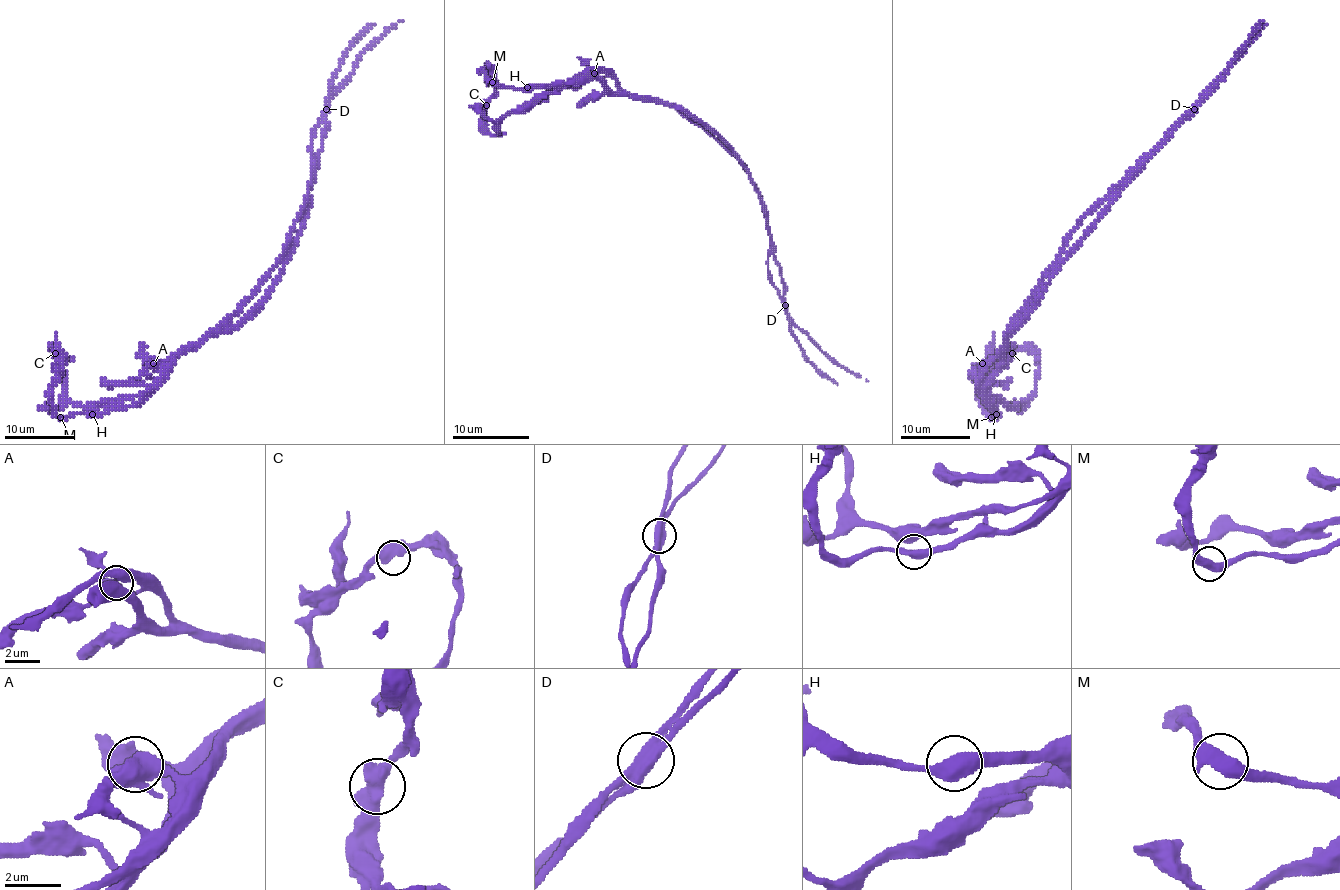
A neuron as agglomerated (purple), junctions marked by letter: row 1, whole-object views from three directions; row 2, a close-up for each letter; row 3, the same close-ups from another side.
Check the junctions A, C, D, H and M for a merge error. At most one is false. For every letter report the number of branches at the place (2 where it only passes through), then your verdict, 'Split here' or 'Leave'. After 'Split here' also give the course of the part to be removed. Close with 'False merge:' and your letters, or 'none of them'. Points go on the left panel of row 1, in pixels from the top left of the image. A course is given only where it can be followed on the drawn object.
A: Branches: 2. Leave
C: Branches: 2. Leave
D: Branches: 2. Split here. Course of the part to remove: (326, 109), (290, 242), (223, 323), (134, 396), (80, 405), (67, 396), (55, 347), (62, 365), (53, 363)
H: Branches: 2. Leave
M: Branches: 2. Leave
False merge: D

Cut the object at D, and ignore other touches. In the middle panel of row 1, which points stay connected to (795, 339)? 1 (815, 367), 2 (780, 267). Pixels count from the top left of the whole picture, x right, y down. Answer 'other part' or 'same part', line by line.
1: same part
2: same part

